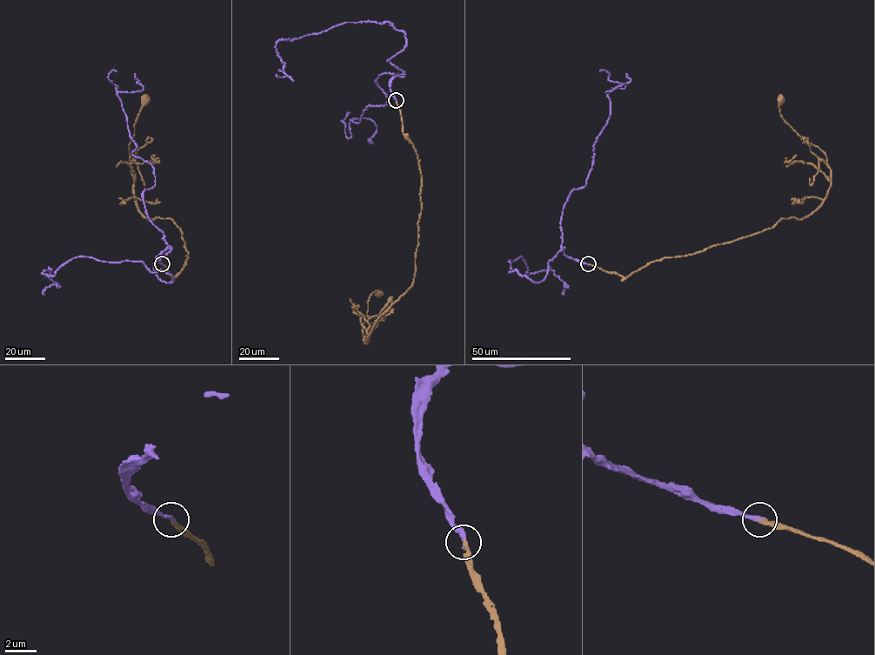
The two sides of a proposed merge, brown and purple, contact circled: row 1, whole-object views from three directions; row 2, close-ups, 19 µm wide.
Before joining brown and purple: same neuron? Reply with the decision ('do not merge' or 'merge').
merge

